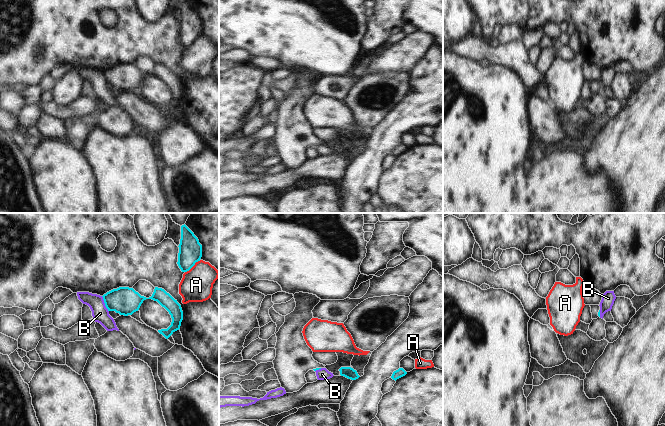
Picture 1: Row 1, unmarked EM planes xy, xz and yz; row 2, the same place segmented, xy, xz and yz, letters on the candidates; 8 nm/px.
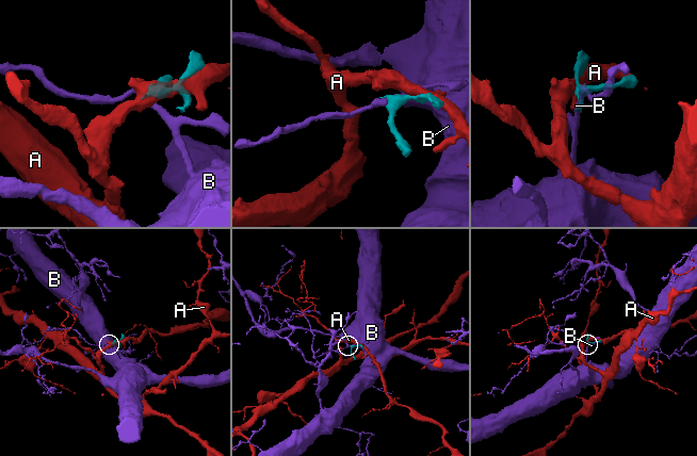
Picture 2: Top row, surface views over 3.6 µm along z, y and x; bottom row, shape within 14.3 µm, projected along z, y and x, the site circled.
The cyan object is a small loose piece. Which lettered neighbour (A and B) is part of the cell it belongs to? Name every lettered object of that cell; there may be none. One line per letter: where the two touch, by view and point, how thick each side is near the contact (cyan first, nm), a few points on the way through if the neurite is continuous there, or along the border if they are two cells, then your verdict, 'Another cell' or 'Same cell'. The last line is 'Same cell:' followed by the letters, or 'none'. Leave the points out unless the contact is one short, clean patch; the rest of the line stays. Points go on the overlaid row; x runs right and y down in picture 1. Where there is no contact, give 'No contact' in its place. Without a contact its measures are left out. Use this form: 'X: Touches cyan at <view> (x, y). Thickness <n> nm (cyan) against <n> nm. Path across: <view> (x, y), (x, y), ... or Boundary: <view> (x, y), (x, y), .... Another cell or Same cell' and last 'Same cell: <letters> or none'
A: Touches cyan at xy (192, 266). Thickness 190 nm (cyan) against 260 nm. Another cell
B: Touches cyan at xy (105, 304). Thickness 220 nm (cyan) against 140 nm. Boundary: xy (101, 296), (108, 311). Another cell
Same cell: none

